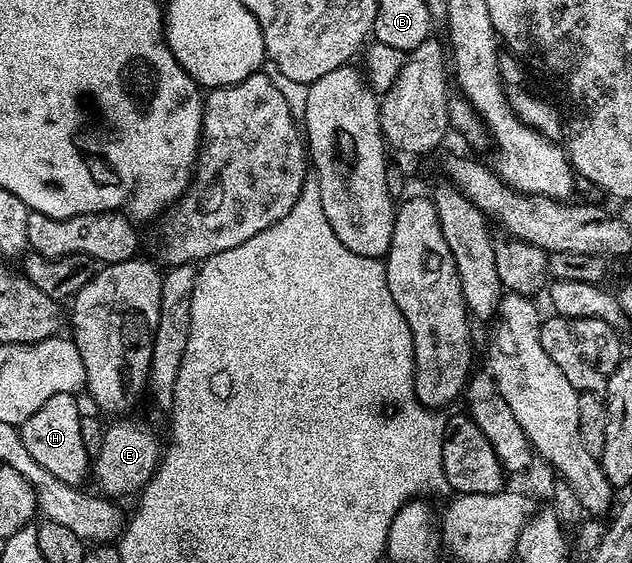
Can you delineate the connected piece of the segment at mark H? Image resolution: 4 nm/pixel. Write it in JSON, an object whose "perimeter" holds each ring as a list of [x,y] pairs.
{"perimeter":[[[58,393],[33,412],[21,427],[23,443],[29,448],[29,456],[37,460],[57,476],[57,480],[65,480],[65,484],[78,487],[83,477],[88,477],[89,467],[92,465],[92,455],[85,448],[85,440],[81,440],[81,409],[78,399],[69,393]]]}

